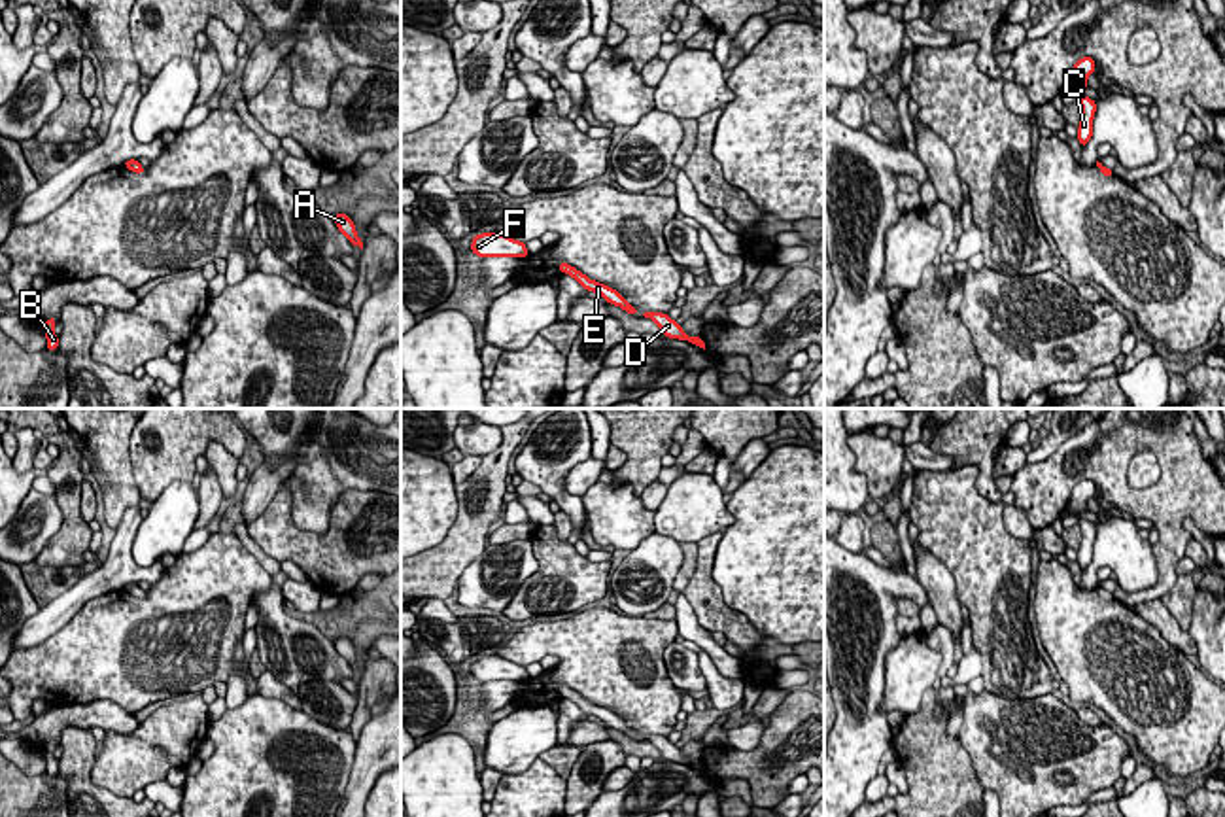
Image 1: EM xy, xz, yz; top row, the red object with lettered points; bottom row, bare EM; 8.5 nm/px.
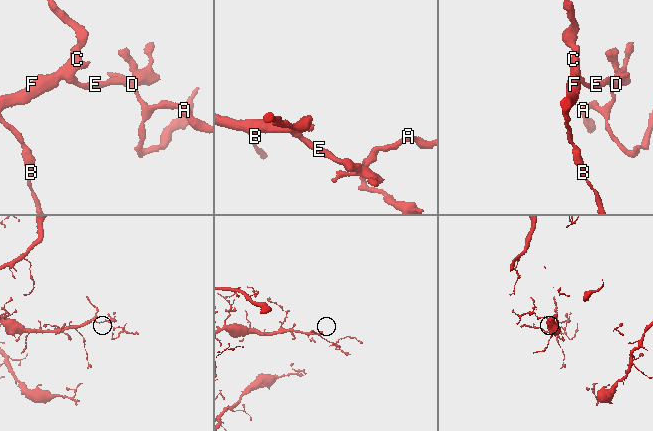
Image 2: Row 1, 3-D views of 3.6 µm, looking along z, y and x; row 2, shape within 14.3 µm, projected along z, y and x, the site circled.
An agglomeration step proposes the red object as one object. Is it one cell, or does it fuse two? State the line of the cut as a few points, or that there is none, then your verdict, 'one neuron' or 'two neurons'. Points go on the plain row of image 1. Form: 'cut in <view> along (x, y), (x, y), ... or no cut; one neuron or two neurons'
no cut; one neuron

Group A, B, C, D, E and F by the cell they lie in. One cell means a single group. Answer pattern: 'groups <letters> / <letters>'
groups A B C D E F

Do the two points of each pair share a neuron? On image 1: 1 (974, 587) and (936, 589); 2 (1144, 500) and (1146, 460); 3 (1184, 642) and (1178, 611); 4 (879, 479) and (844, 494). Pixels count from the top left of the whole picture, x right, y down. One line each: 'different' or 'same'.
1: different
2: different
3: different
4: different

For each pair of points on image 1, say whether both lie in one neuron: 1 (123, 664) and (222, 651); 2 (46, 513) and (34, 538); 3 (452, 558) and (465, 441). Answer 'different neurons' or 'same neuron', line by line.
1: same neuron
2: same neuron
3: different neurons

